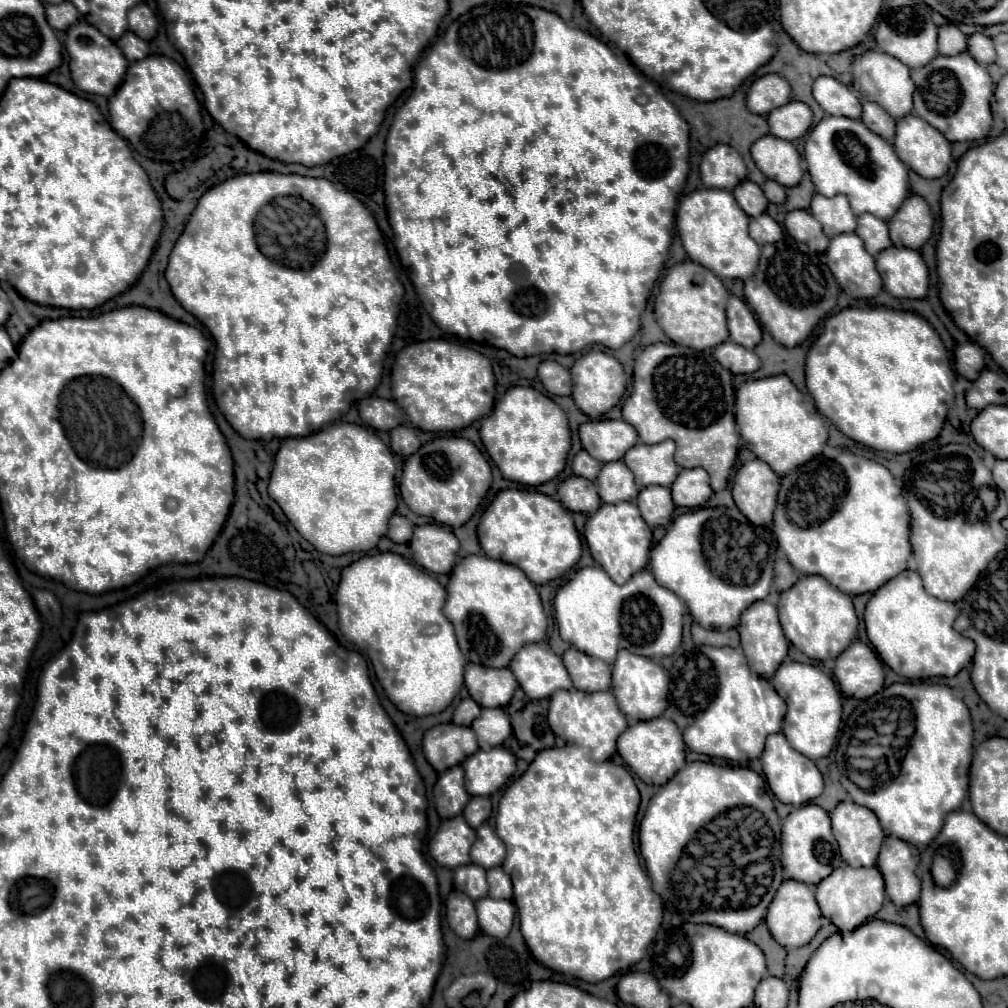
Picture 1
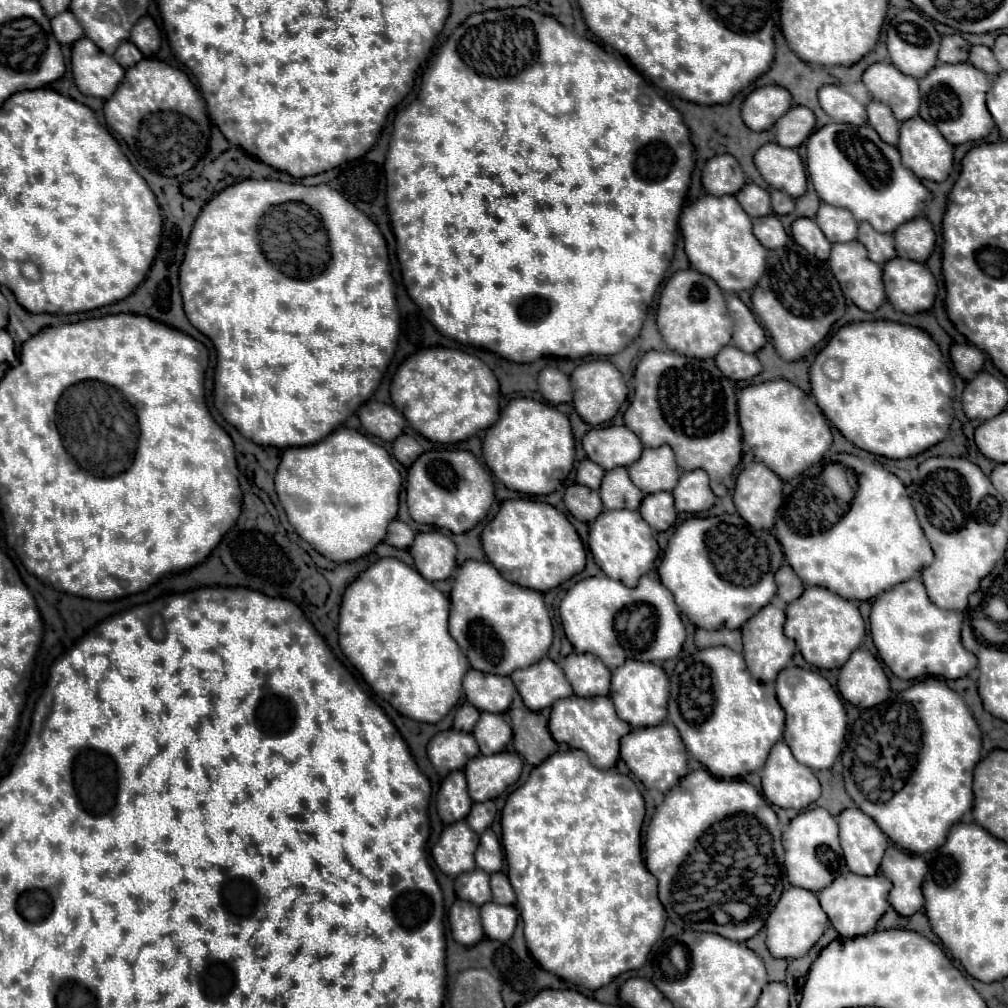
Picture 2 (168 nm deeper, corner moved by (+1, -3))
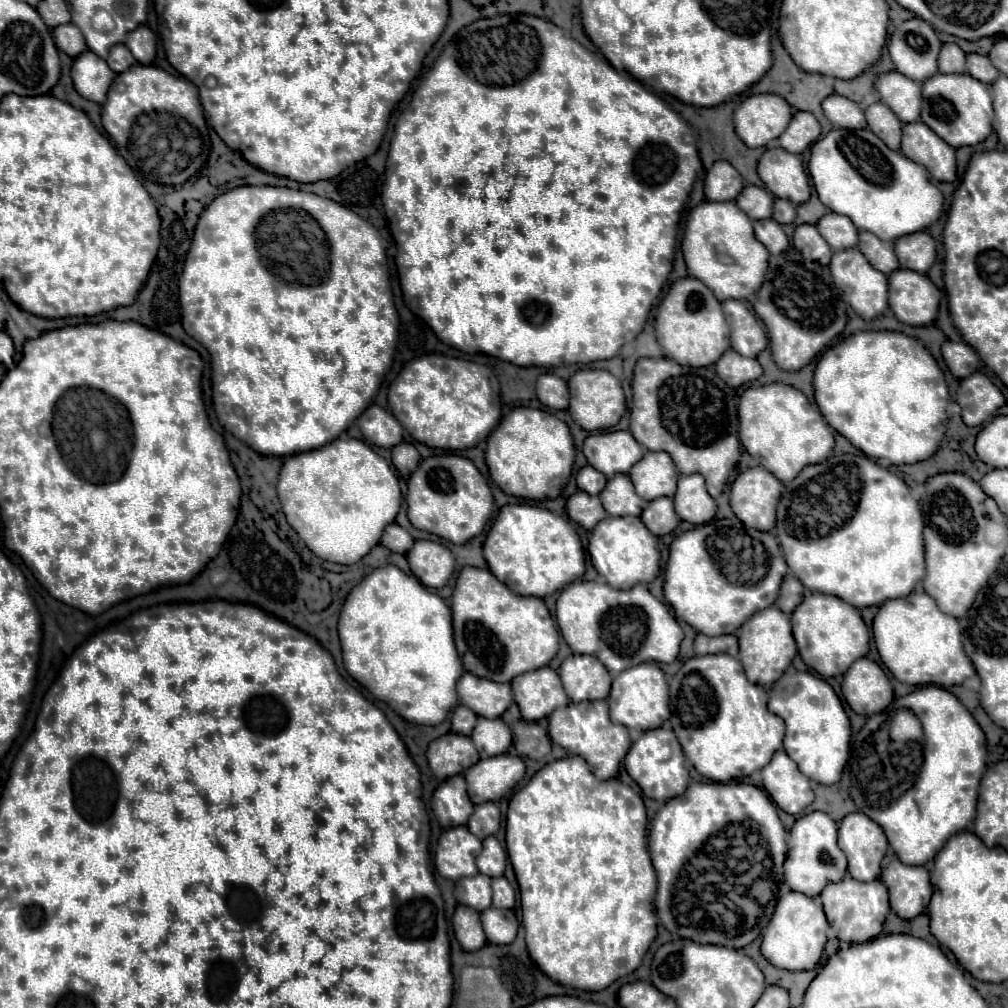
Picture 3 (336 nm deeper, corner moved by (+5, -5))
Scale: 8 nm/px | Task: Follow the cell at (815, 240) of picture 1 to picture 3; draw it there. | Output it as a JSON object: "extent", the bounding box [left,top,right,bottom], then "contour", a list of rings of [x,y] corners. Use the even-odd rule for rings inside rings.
{"extent":[793,225,833,265],"contour":[[[799,225],[793,235],[793,245],[801,251],[805,259],[817,261],[821,265],[829,265],[831,261],[833,251],[827,245],[827,241],[819,235],[815,225]]]}

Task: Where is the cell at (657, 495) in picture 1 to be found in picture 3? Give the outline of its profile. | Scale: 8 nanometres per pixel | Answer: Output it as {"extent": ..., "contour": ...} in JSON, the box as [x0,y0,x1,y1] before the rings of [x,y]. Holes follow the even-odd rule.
{"extent":[641,499,679,537],"contour":[[[655,499],[647,505],[647,509],[641,515],[645,527],[661,537],[661,535],[669,535],[675,531],[675,527],[679,525],[679,517],[673,509],[673,499]]]}

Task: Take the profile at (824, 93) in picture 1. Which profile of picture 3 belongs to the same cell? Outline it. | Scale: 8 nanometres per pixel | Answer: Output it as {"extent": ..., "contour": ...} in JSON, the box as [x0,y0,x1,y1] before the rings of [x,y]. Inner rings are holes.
{"extent":[823,95,867,129],"contour":[[[829,95],[823,101],[823,111],[827,119],[833,123],[833,127],[847,127],[847,129],[859,129],[867,127],[863,109],[841,95]]]}

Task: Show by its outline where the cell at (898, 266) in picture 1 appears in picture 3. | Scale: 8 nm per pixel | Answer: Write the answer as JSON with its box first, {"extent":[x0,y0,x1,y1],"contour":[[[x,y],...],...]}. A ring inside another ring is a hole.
{"extent":[889,269,941,327],"contour":[[[897,269],[889,275],[889,307],[895,317],[911,327],[931,325],[937,317],[941,291],[917,271]]]}

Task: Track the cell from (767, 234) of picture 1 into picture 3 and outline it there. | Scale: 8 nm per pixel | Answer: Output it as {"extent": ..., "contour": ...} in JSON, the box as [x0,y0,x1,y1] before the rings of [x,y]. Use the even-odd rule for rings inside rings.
{"extent":[755,219,789,255],"contour":[[[763,219],[763,221],[755,221],[755,235],[757,239],[767,247],[767,251],[771,255],[781,255],[787,247],[789,247],[789,239],[783,233],[781,225],[775,223],[775,219]]]}

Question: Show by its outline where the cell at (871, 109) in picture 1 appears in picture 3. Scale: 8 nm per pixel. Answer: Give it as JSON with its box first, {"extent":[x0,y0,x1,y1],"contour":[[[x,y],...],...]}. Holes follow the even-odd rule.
{"extent":[865,101,903,151],"contour":[[[879,101],[865,109],[865,117],[867,117],[869,129],[875,135],[879,135],[879,139],[883,139],[887,143],[887,147],[897,151],[899,143],[901,143],[901,127],[903,127],[903,123],[897,119],[897,115],[885,103]]]}

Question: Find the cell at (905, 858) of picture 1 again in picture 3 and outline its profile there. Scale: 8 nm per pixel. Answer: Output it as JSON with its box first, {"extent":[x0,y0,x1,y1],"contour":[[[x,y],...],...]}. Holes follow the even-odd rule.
{"extent":[881,851,933,919],"contour":[[[893,851],[885,855],[881,869],[881,881],[889,889],[891,911],[901,919],[913,919],[925,913],[933,891],[929,871],[925,867],[903,865]]]}

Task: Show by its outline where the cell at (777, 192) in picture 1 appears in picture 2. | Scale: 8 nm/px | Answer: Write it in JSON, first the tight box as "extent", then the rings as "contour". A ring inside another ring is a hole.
{"extent":[771,191,795,215],"contour":[[[771,191],[771,205],[773,205],[773,211],[777,215],[787,215],[793,211],[795,207],[795,199],[793,197],[787,197],[787,193],[779,193],[779,191]]]}

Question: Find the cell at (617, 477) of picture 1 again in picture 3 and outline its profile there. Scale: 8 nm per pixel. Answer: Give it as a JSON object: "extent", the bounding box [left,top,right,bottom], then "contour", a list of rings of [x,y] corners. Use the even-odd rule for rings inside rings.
{"extent":[599,475,647,517],"contour":[[[615,475],[613,479],[609,479],[607,487],[599,493],[599,497],[605,511],[613,517],[623,517],[623,515],[639,517],[647,507],[647,501],[635,495],[633,483],[627,475]]]}

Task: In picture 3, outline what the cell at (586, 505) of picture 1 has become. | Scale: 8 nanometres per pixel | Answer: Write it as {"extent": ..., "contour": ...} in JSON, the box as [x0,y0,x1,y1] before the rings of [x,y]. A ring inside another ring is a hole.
{"extent":[567,491,607,531],"contour":[[[577,491],[567,499],[567,515],[583,529],[591,531],[591,527],[595,527],[599,519],[607,517],[607,511],[603,509],[601,499],[597,495],[587,495],[583,491]]]}

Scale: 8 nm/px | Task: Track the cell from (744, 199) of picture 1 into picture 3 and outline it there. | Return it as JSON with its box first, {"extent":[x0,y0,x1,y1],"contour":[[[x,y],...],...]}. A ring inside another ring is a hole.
{"extent":[735,185,775,219],"contour":[[[745,185],[739,197],[735,199],[737,207],[745,211],[749,219],[769,219],[773,215],[773,201],[775,195],[755,185]]]}

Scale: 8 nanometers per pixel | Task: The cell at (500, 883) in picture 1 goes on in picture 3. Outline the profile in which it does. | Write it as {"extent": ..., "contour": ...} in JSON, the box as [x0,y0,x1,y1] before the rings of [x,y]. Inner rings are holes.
{"extent":[493,877,515,909],"contour":[[[505,877],[493,879],[493,907],[511,909],[515,905],[515,889]]]}

